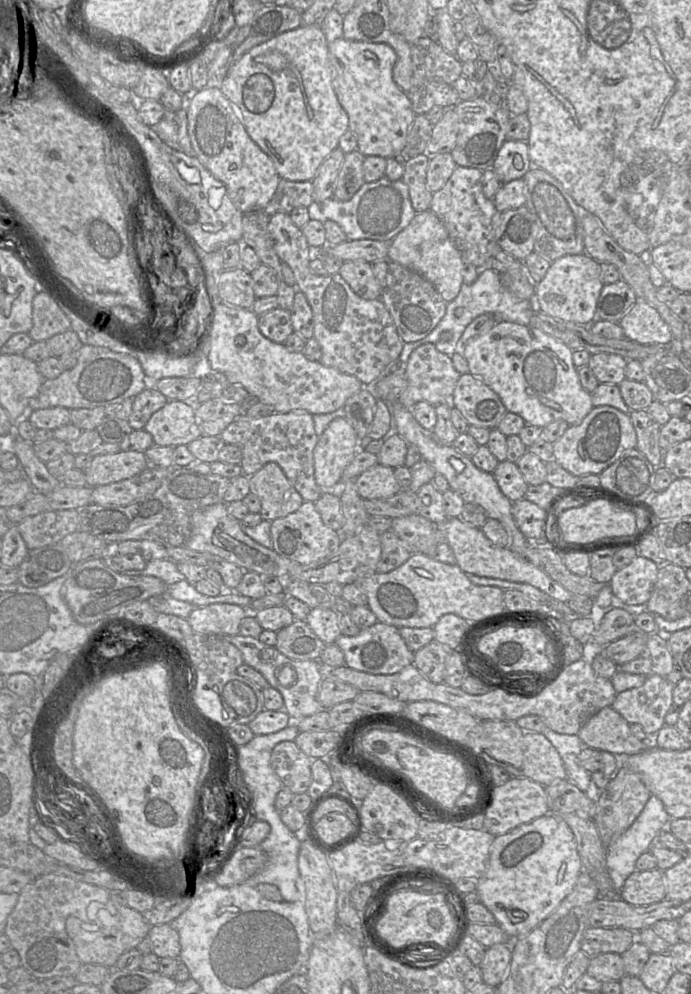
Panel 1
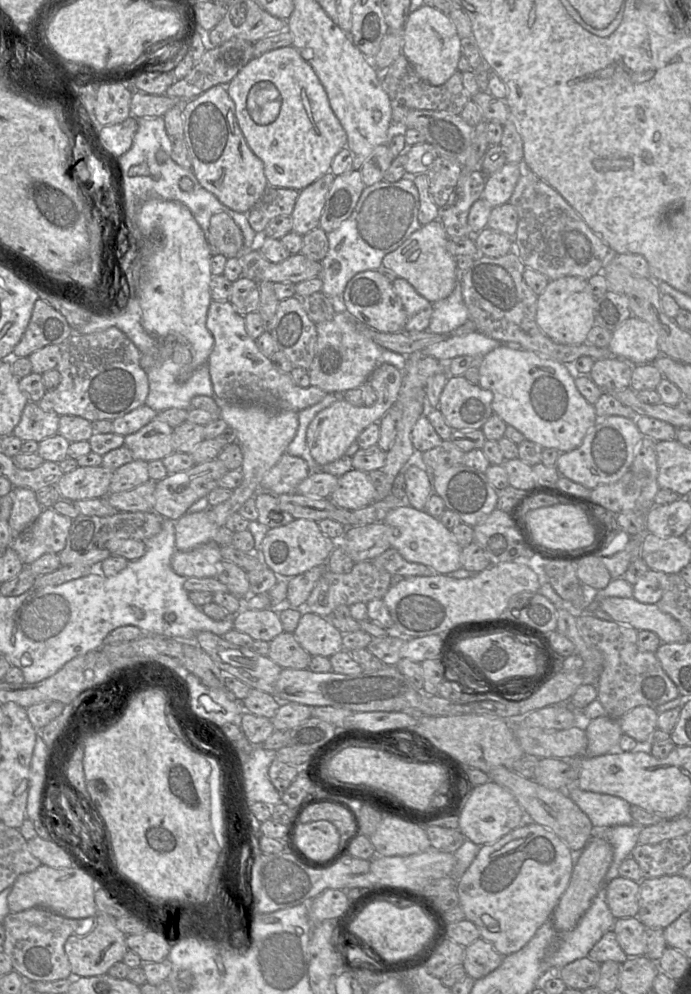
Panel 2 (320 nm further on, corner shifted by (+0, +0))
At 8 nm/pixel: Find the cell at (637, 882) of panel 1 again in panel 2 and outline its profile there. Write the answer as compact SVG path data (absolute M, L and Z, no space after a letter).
M621 876L606 885L606 901L616 919L637 915L639 891L639 882Z

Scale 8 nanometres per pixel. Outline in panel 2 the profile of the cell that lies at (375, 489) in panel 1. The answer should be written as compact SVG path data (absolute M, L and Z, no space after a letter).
M351 469L338 478L329 498L336 506L353 511L377 501L377 489L368 473Z

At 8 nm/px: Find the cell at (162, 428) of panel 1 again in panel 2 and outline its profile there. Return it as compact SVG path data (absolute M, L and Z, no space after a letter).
M153 419L137 432L125 436L124 445L131 450L134 460L162 460L175 452L173 431L167 423Z

